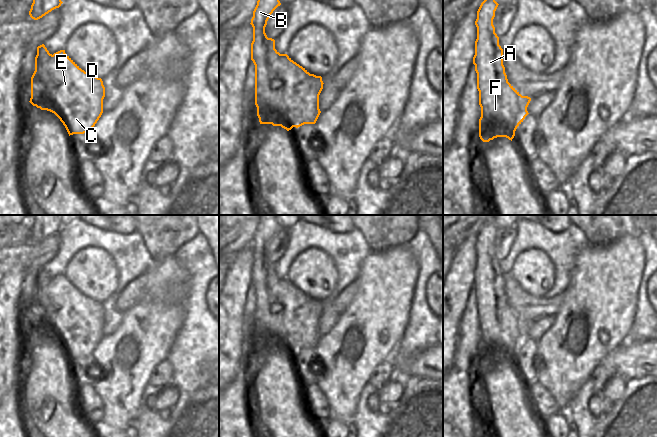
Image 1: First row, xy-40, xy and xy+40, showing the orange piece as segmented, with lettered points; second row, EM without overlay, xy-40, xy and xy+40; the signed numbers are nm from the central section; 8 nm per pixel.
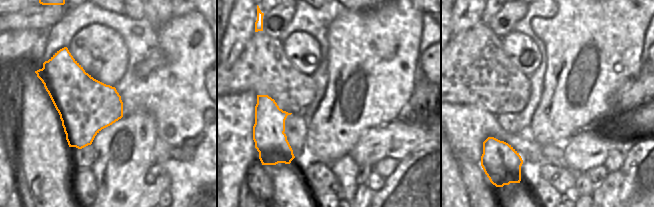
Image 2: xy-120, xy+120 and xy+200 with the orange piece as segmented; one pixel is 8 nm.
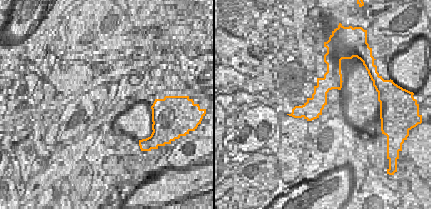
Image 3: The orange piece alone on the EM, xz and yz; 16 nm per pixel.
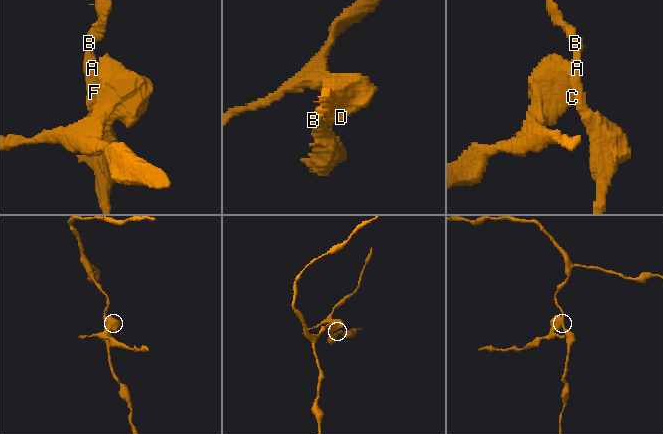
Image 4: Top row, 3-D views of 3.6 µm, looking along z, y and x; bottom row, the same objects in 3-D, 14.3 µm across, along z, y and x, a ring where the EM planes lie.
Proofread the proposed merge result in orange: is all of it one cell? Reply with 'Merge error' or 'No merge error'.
Merge error

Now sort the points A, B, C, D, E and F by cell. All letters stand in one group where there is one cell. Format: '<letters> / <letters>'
A B F / C D E

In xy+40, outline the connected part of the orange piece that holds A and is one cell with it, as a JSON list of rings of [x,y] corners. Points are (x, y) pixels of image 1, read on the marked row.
[[[484,0],[477,11],[475,21],[477,39],[473,64],[477,73],[481,107],[479,137],[483,142],[497,137],[511,140],[507,110],[510,104],[501,99],[501,85],[508,82],[508,79],[503,65],[503,49],[499,45],[499,37],[493,25],[498,5],[495,0]]]

